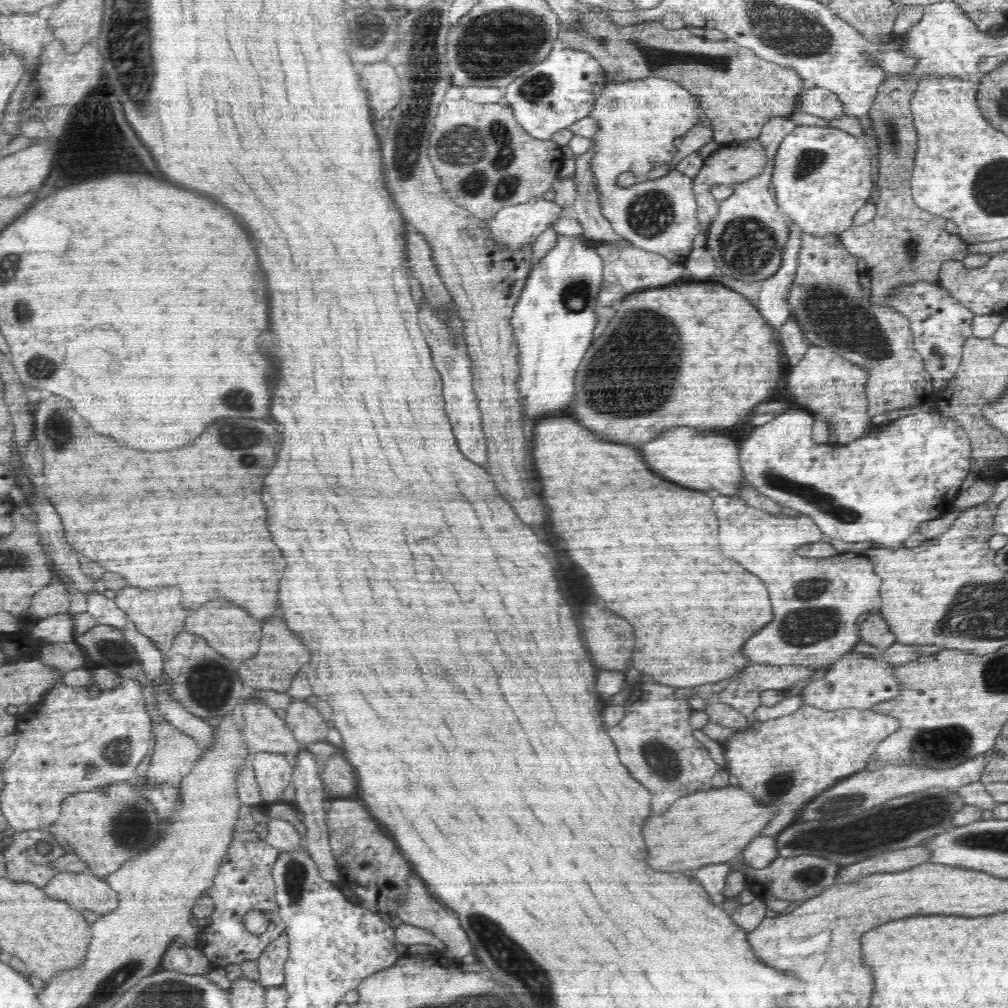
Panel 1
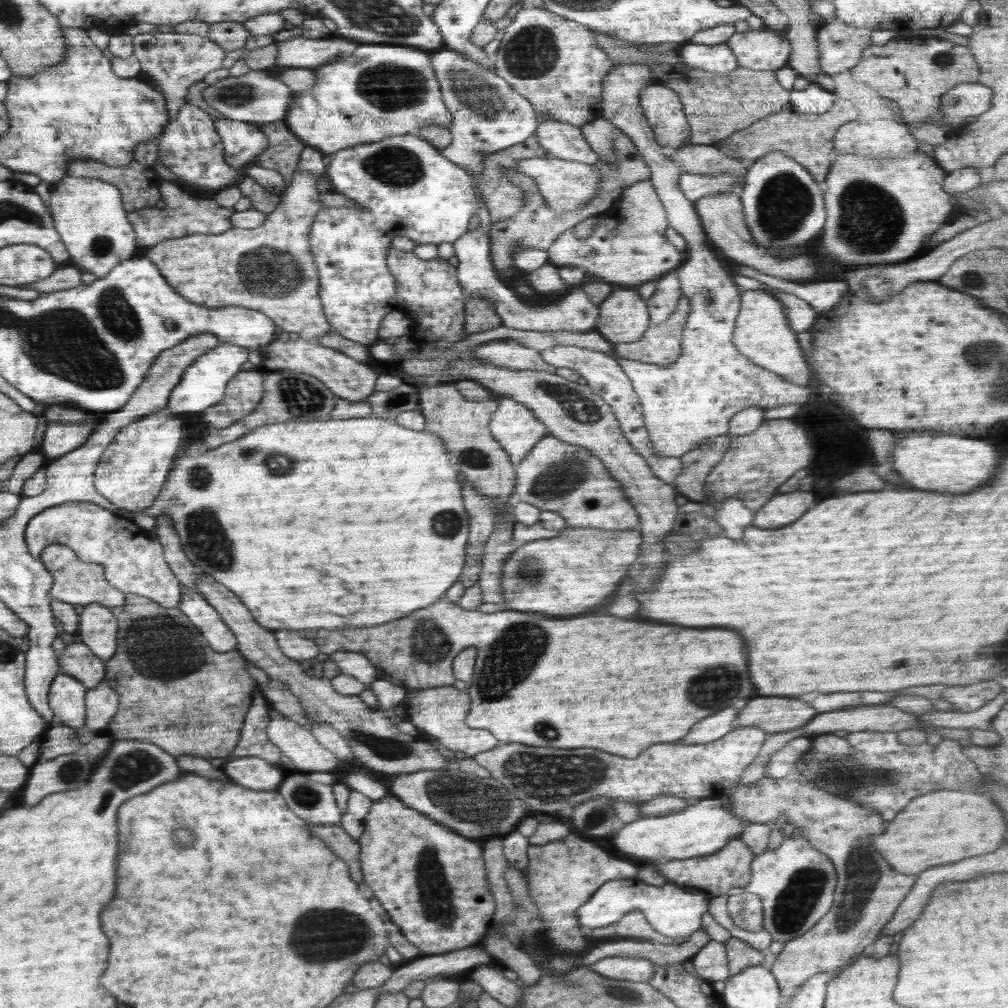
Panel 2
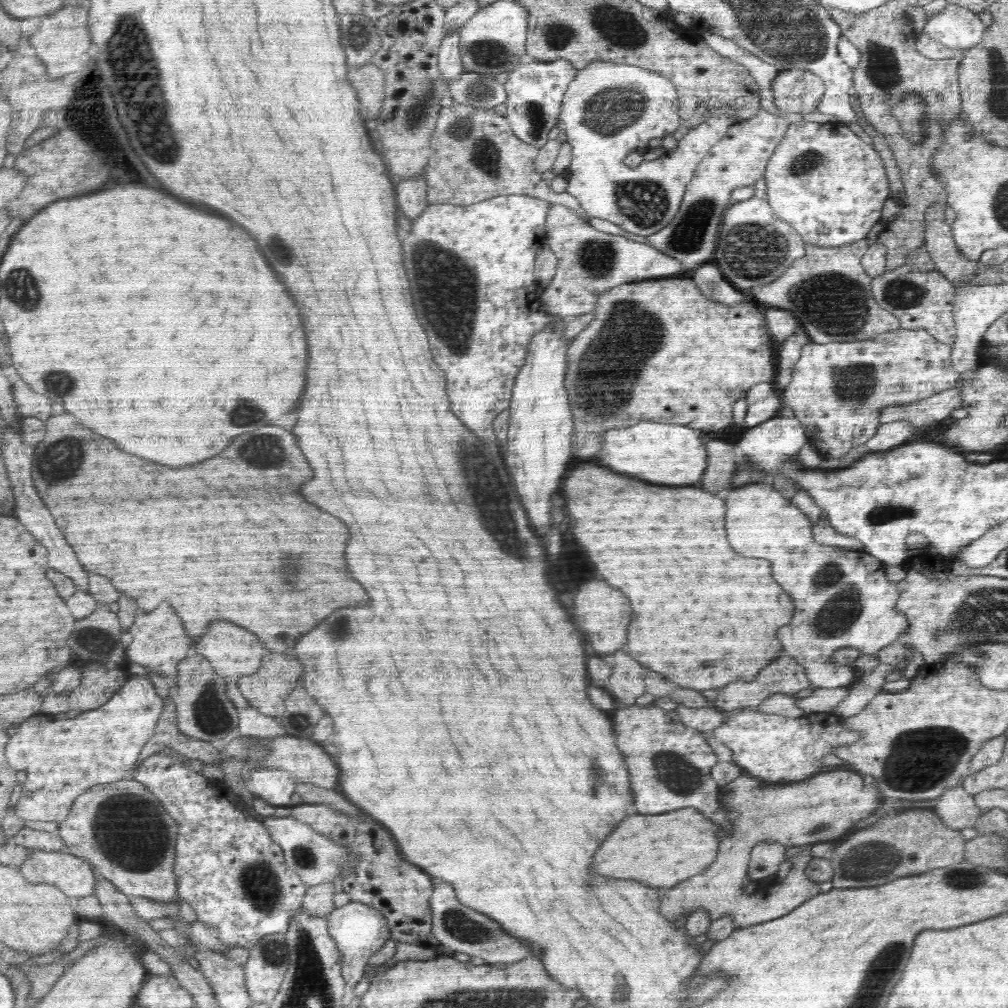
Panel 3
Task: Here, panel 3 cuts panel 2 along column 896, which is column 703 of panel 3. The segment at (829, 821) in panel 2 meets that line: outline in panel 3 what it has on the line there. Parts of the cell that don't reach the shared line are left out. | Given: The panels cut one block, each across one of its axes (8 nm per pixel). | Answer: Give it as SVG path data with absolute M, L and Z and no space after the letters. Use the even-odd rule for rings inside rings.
M829 768L818 776L814 776L814 778L808 778L804 782L791 781L792 784L764 782L746 773L738 776L734 782L730 782L728 790L718 796L722 811L726 810L726 814L728 814L729 826L722 832L716 862L712 862L708 866L708 870L704 870L702 874L696 874L692 878L683 880L680 884L676 884L674 886L676 890L668 890L666 896L662 898L662 906L660 906L662 916L668 918L668 921L675 922L682 914L690 914L696 909L704 909L704 911L708 911L712 921L724 915L732 915L734 917L734 928L743 929L750 925L773 921L776 918L786 916L813 896L820 894L820 883L812 882L805 875L805 868L813 857L809 853L811 844L838 840L846 833L846 830L854 828L857 822L866 820L866 818L875 814L882 805L881 799L884 796L881 796L878 787L874 784L870 787L866 786L862 782L862 778L863 775L860 773L846 770L846 768L840 768L840 770ZM771 841L787 847L786 860L790 860L791 869L778 884L766 888L764 892L758 892L758 894L754 892L751 895L746 895L743 880L748 872L752 849L760 842Z

